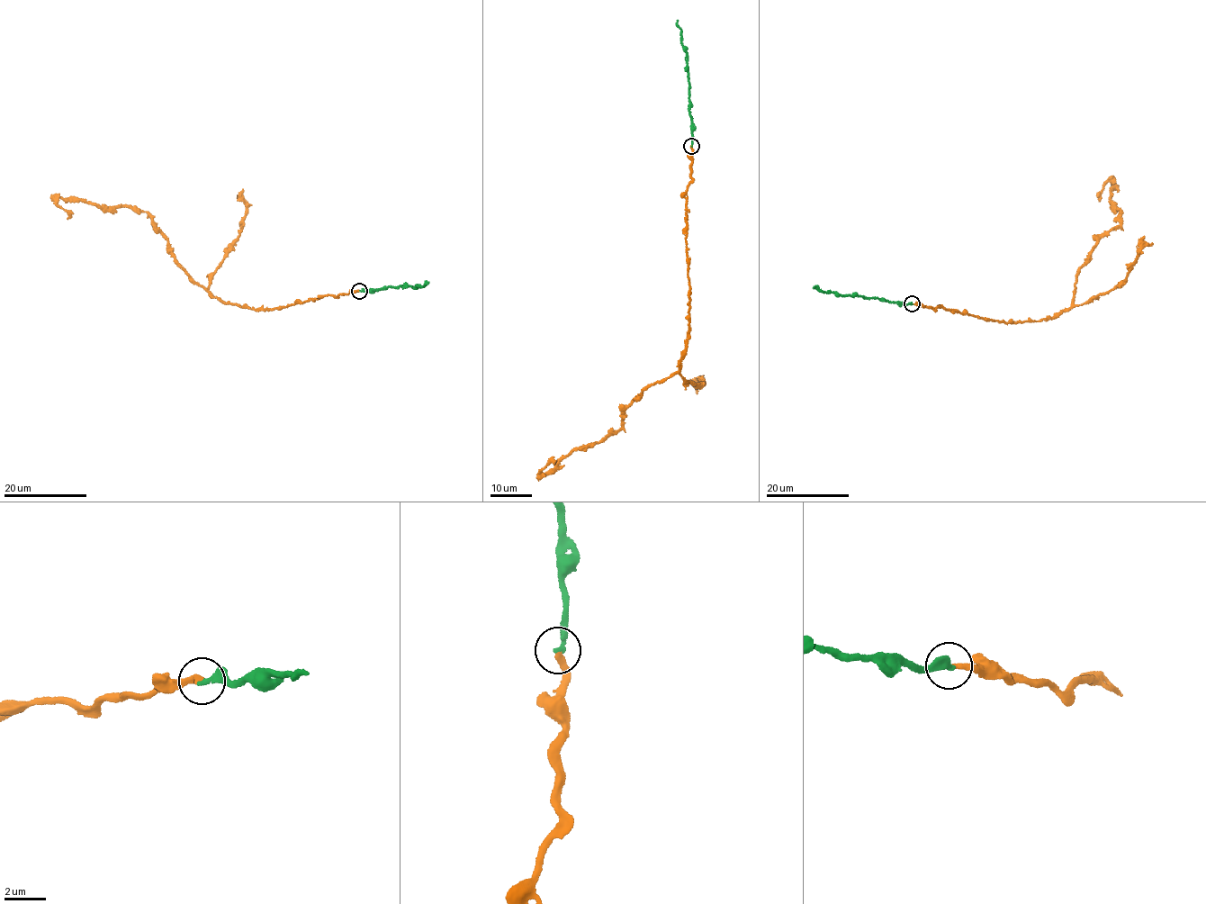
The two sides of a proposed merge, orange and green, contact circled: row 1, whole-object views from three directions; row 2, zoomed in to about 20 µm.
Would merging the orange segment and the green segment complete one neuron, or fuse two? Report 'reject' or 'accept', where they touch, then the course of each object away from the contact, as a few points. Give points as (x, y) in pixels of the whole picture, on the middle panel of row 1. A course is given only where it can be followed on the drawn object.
accept; place (691, 146); course orange (691, 146), (688, 309), (679, 370), (645, 387), (626, 408), (619, 429), (542, 472), (553, 464); course green (691, 146), (687, 54), (677, 20)

